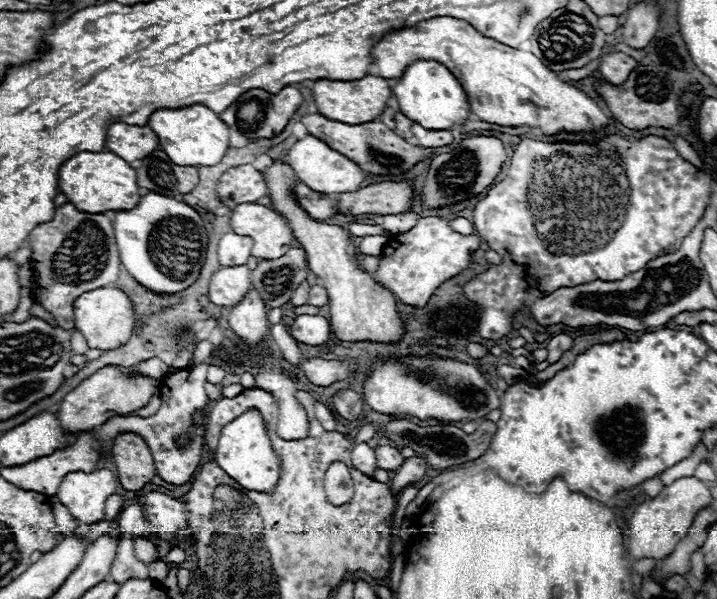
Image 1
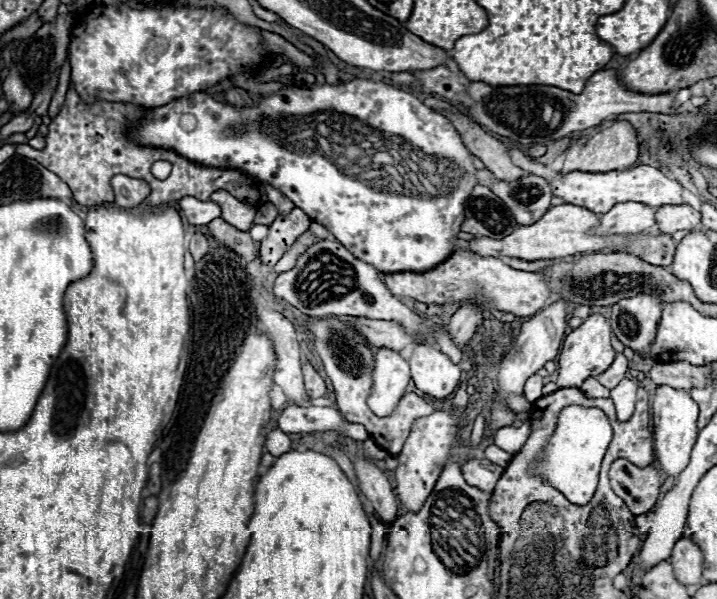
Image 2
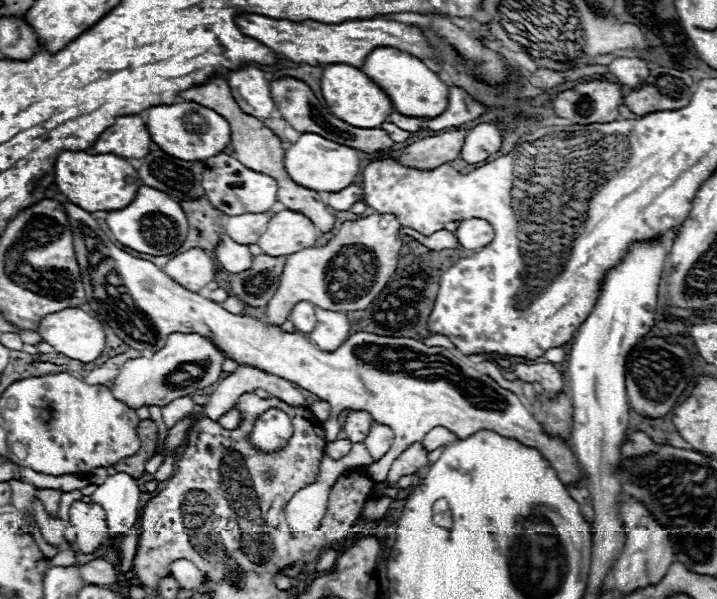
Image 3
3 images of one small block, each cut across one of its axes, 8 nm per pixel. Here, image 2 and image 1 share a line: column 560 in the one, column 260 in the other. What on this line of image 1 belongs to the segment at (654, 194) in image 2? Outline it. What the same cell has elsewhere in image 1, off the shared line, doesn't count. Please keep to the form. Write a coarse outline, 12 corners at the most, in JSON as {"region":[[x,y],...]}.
{"region":[[252,164],[228,168],[216,186],[230,210],[268,192]]}

